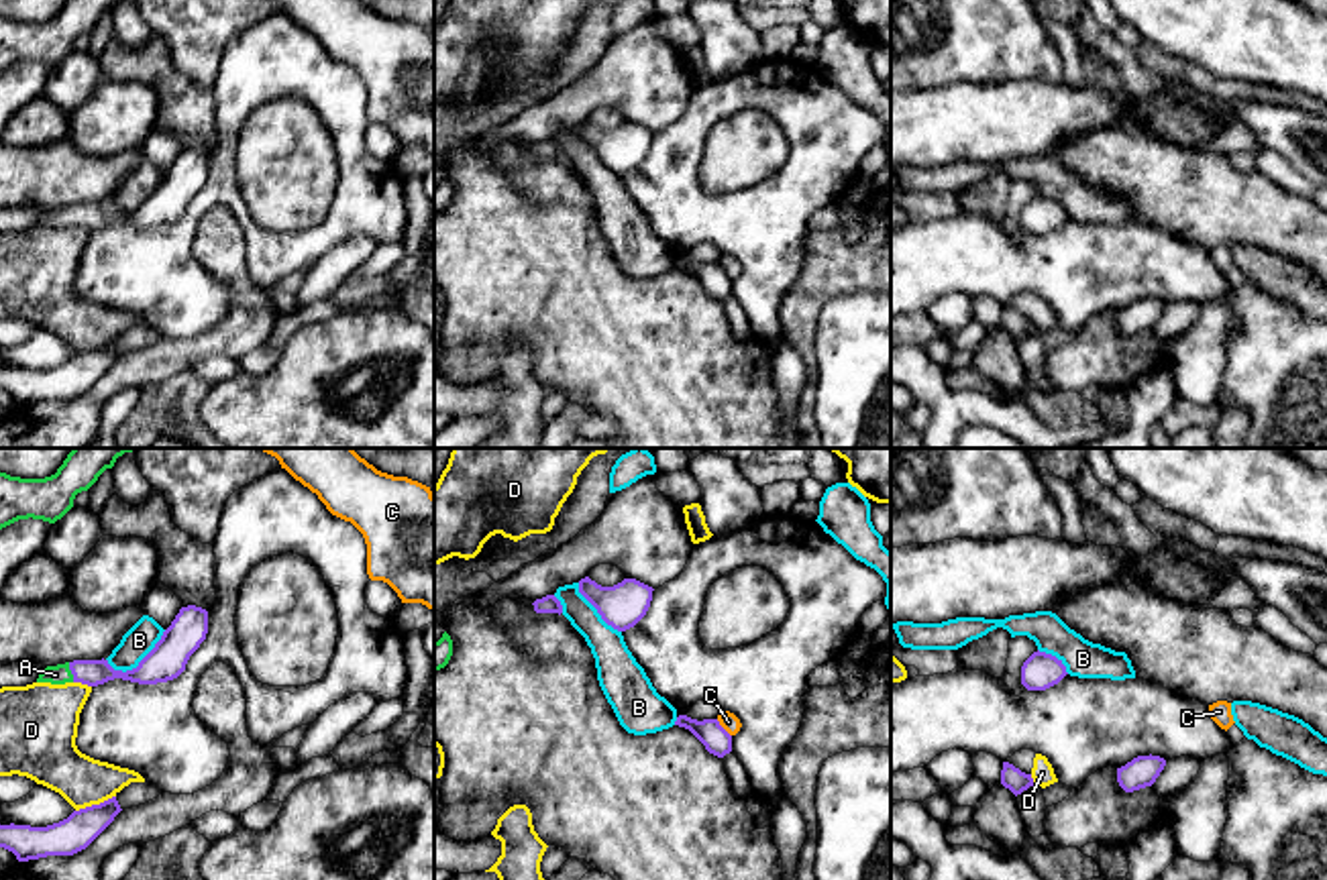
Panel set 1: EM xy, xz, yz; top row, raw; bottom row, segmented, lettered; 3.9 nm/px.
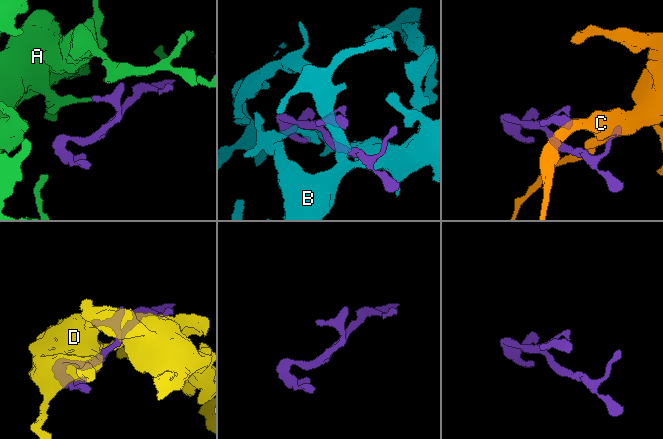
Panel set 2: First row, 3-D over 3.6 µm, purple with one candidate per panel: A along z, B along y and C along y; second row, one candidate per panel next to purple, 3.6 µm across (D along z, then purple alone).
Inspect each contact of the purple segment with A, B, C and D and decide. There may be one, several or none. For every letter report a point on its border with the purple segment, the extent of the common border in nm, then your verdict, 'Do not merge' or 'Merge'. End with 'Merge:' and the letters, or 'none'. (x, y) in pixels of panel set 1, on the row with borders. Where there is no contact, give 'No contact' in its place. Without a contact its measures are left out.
A: Touches purple at xy (72, 673). Shared border 80 nm. Merge
B: Touches purple at xy (139, 663). Shared border 280 nm. Do not merge
C: Touches purple at xz (722, 728). Shared border 90 nm. Do not merge
D: Touches purple at xy (94, 805). Shared border 170 nm. Do not merge
Merge: A

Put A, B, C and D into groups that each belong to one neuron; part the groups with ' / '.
A / B / C / D

